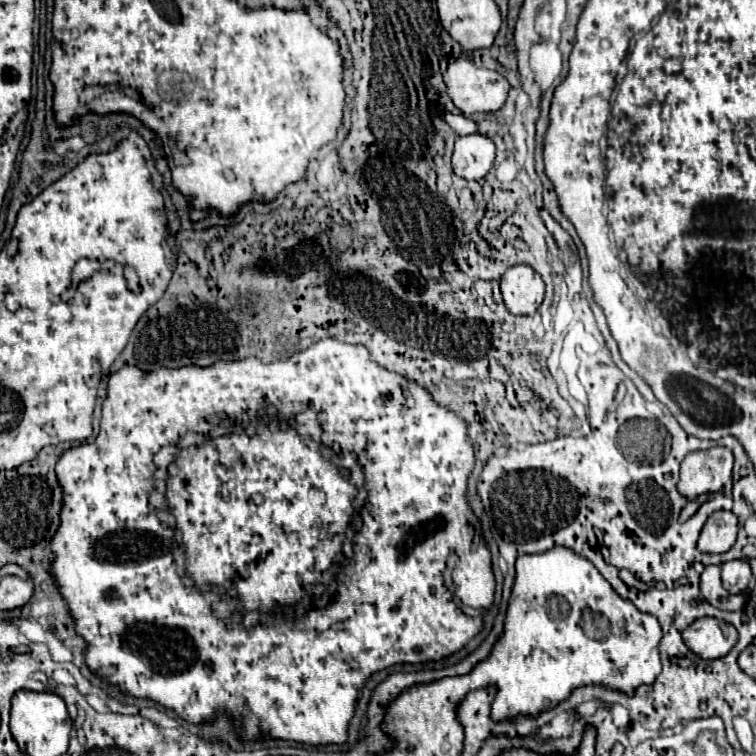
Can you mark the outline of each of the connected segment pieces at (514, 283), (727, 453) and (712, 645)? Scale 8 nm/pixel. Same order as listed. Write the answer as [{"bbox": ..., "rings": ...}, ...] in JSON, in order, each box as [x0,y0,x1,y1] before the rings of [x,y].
[{"bbox":[500,264,544,316],"rings":[[[526,264],[508,268],[502,276],[500,290],[506,308],[518,316],[534,314],[544,300],[544,282],[540,274]]]},{"bbox":[678,446,732,500],"rings":[[[724,446],[690,452],[680,466],[678,492],[688,500],[694,500],[706,492],[718,492],[730,482],[732,462],[732,450]]]},{"bbox":[684,618,738,660],"rings":[[[698,618],[684,632],[686,646],[704,660],[726,656],[738,640],[738,632],[732,624],[718,618]]]}]

